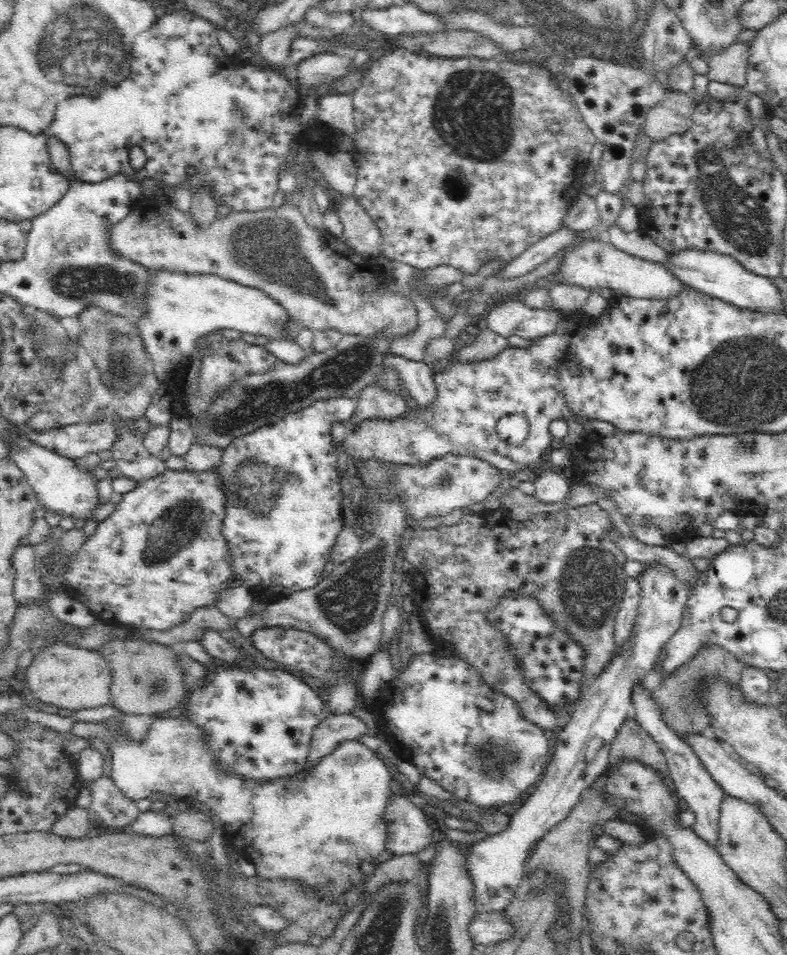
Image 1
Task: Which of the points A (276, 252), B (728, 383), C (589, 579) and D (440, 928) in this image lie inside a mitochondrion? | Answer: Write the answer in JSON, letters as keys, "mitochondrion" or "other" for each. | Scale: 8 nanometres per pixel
{"A":"mitochondrion","B":"mitochondrion","C":"mitochondrion","D":"mitochondrion"}

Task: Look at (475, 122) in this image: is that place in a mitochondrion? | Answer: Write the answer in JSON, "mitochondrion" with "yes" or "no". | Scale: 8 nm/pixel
{"mitochondrion":"yes"}

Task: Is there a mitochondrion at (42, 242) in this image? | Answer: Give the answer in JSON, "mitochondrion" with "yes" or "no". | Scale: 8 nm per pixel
{"mitochondrion":"no"}

